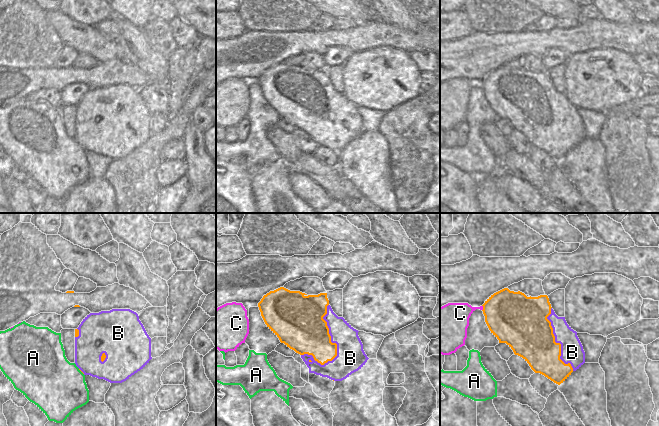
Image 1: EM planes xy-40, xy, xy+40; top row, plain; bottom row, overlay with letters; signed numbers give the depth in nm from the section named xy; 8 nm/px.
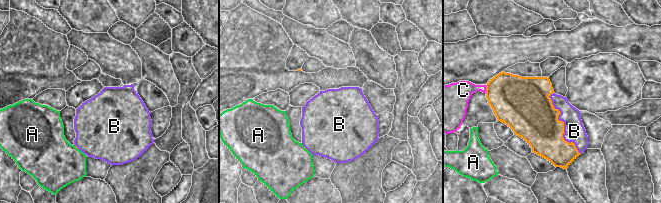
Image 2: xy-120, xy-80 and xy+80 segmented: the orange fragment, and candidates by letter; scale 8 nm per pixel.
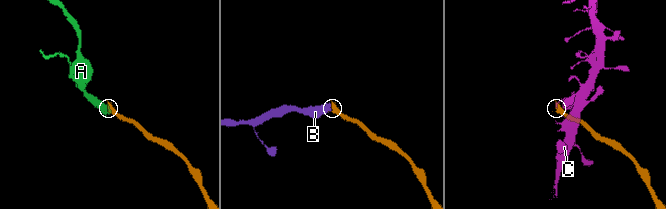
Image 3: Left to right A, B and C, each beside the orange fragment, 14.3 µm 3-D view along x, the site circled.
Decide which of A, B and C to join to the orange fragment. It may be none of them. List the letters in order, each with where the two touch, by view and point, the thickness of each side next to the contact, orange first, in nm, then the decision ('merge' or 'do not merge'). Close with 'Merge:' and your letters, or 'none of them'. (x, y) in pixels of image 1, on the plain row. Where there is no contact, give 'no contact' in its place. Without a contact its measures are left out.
A: xy-40 (81, 147) | 20/440 nm | merge
B: xy (330, 114) | 380/220 nm | do not merge
C: xy+40 (483, 84) | 400/240 nm | do not merge
Merge: A

